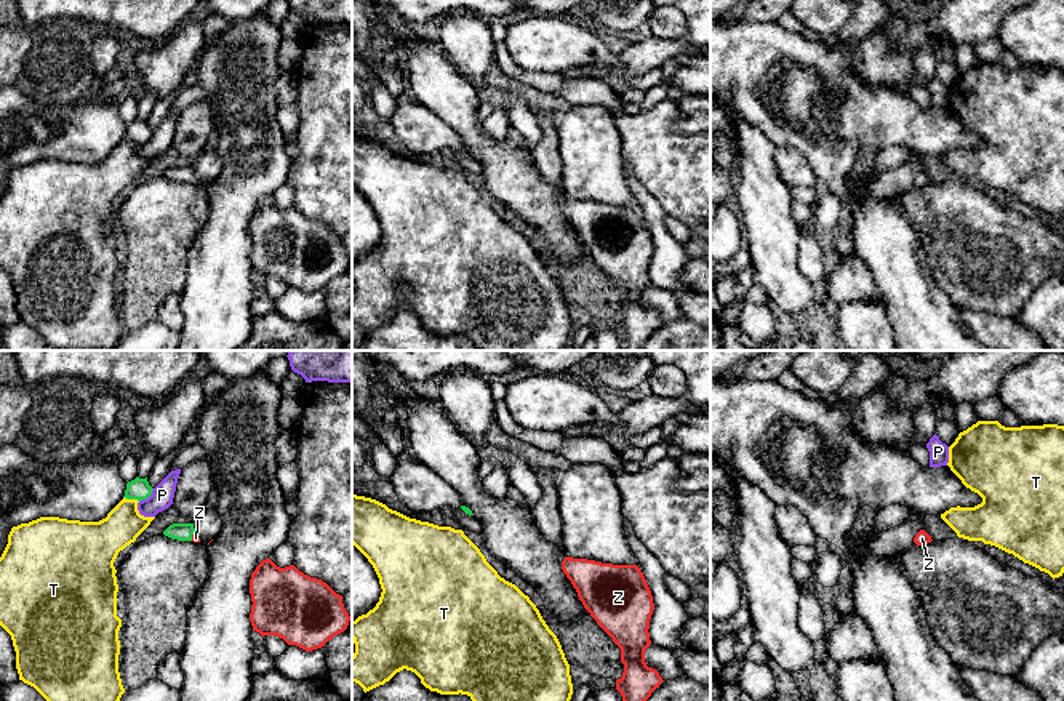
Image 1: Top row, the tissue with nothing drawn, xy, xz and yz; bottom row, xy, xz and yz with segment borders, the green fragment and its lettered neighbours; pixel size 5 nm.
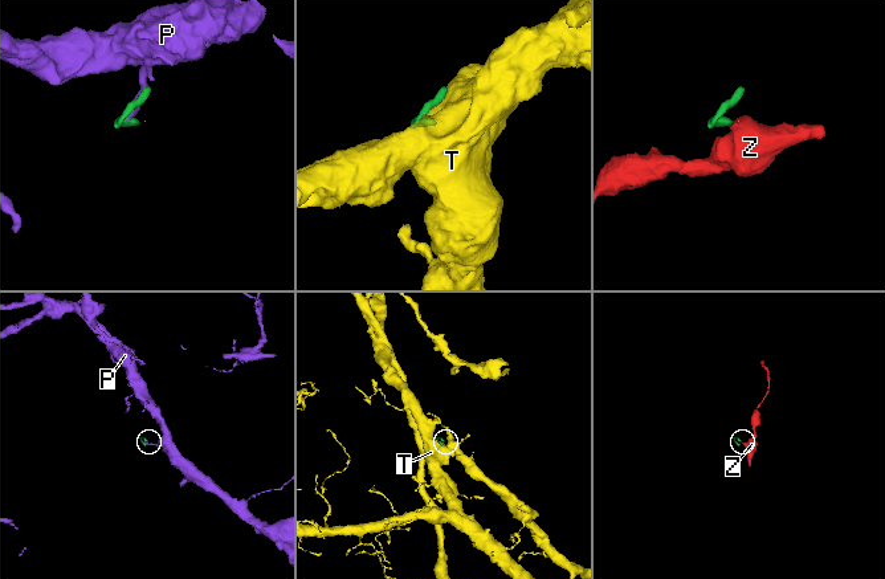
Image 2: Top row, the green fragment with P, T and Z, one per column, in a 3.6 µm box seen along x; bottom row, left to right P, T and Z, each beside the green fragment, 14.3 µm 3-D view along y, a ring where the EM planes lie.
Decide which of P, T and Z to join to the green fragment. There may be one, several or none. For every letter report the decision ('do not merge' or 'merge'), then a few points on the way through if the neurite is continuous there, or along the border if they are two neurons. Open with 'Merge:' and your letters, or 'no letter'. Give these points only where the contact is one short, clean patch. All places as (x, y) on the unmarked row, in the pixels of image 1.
Merge: Z
P: do not merge
T: do not merge
Z: merge

